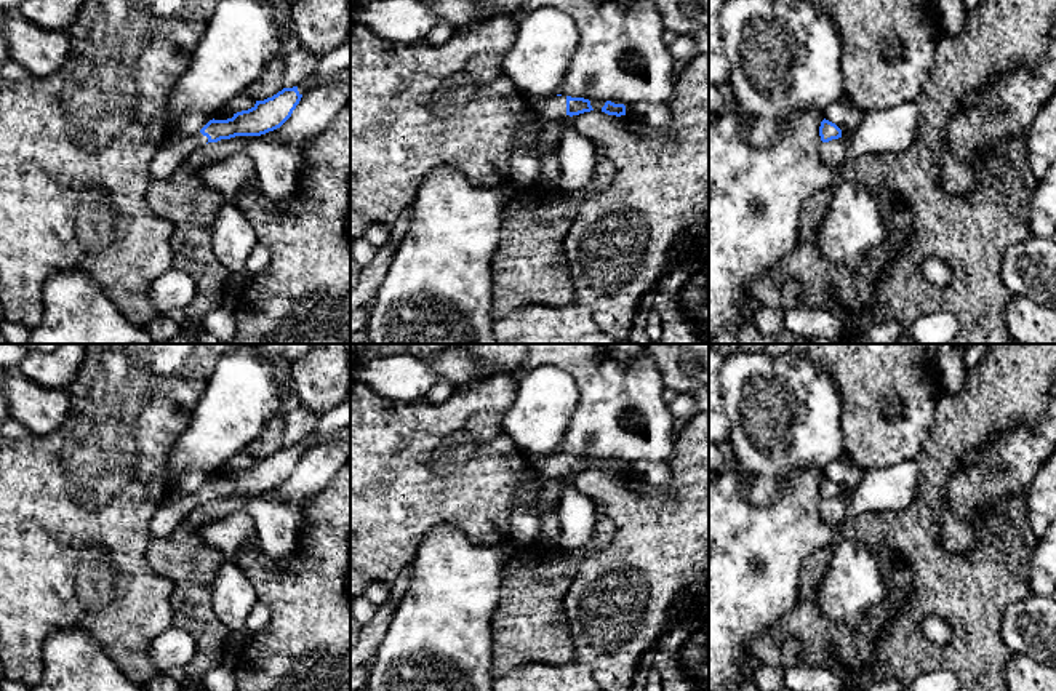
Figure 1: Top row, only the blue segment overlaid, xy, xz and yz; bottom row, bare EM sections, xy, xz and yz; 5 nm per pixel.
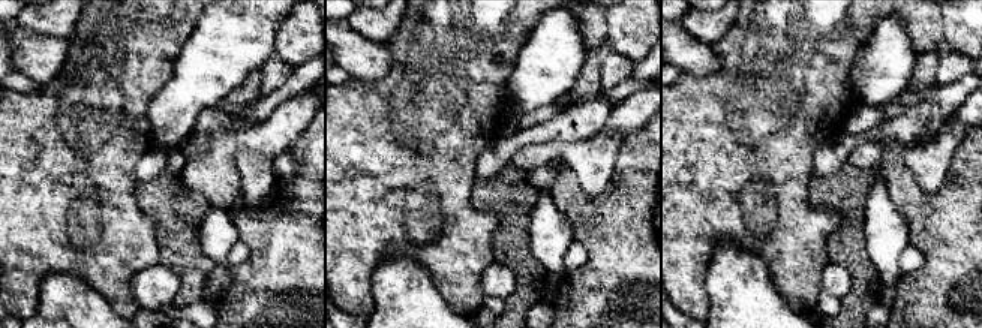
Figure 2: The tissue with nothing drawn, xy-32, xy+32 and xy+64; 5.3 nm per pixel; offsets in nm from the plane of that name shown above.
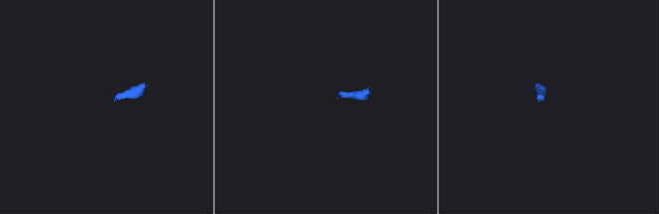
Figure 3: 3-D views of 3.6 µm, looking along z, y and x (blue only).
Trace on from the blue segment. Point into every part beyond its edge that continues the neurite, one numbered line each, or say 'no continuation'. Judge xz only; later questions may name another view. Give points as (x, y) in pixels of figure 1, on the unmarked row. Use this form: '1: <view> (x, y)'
1: xz (525, 522)

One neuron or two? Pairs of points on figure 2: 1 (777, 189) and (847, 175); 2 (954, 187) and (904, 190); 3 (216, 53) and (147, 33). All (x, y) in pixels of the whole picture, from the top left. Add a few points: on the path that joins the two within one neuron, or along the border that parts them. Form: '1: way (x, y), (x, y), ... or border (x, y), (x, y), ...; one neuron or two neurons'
1: border (813, 172), (808, 180), (808, 201), (831, 210); two neurons
2: way (942, 198), (916, 198); one neuron
3: border (200, 15), (174, 63), (171, 77); two neurons

